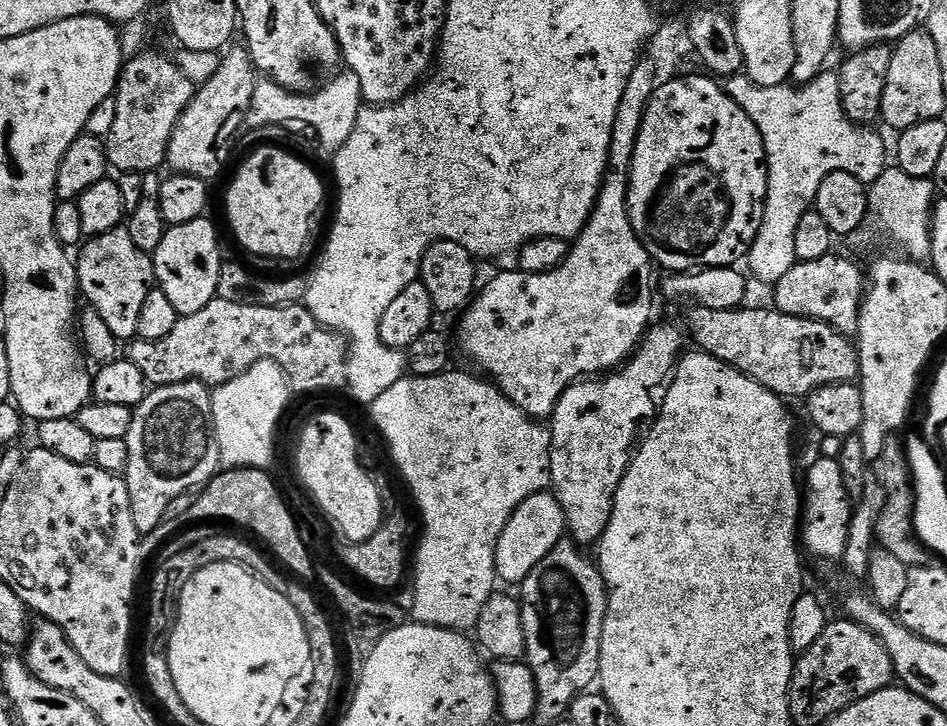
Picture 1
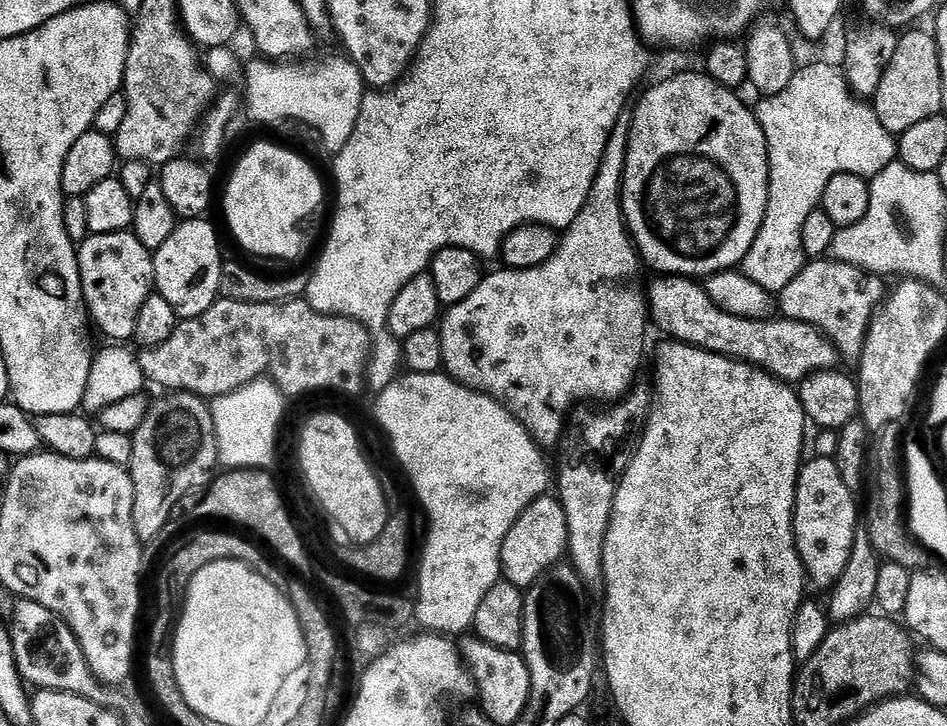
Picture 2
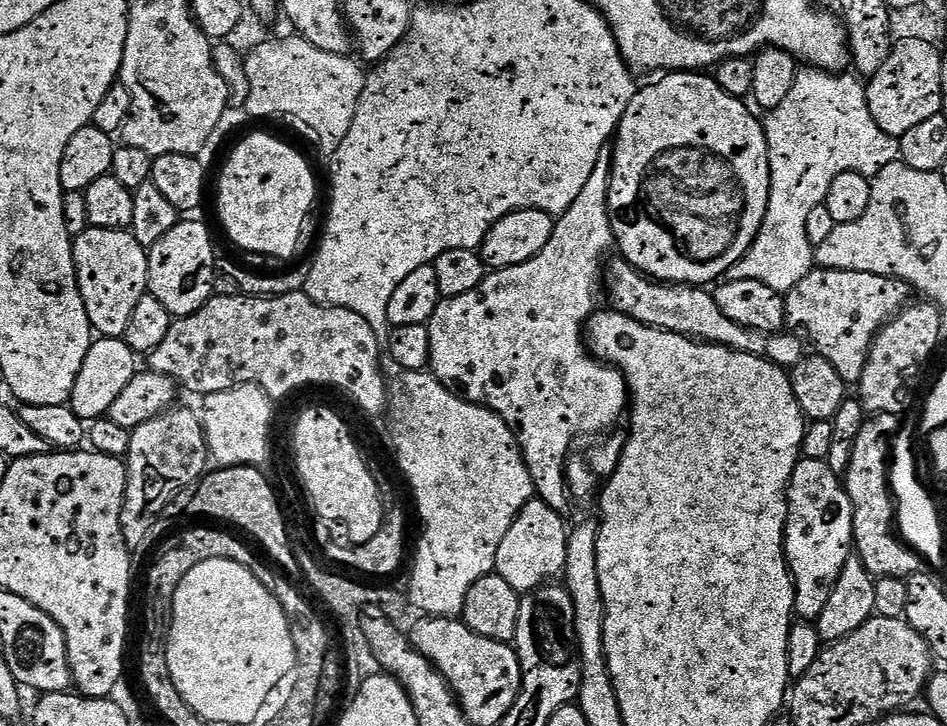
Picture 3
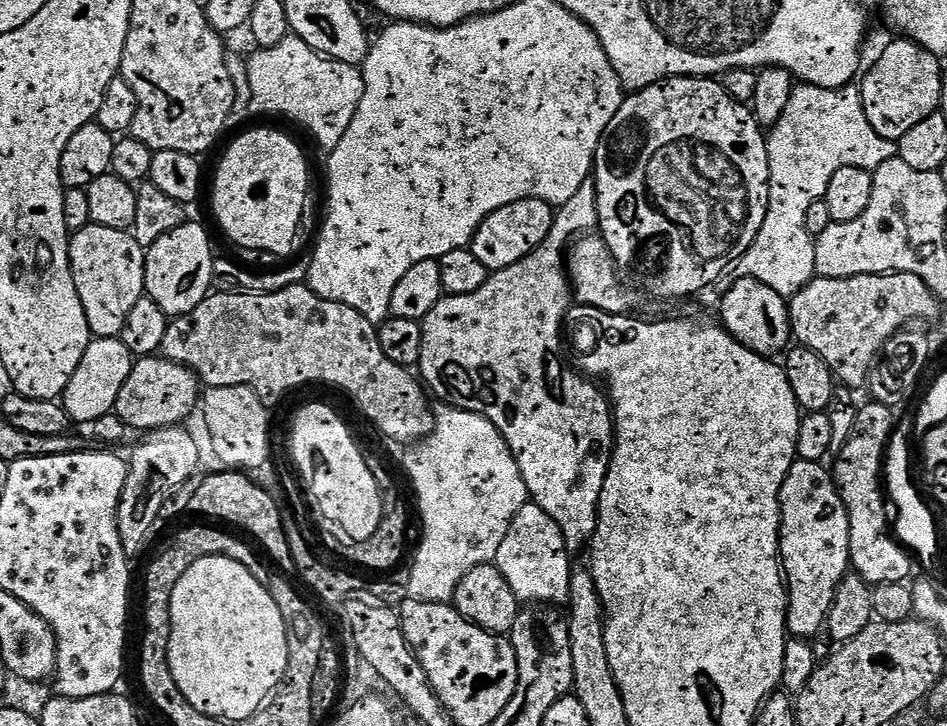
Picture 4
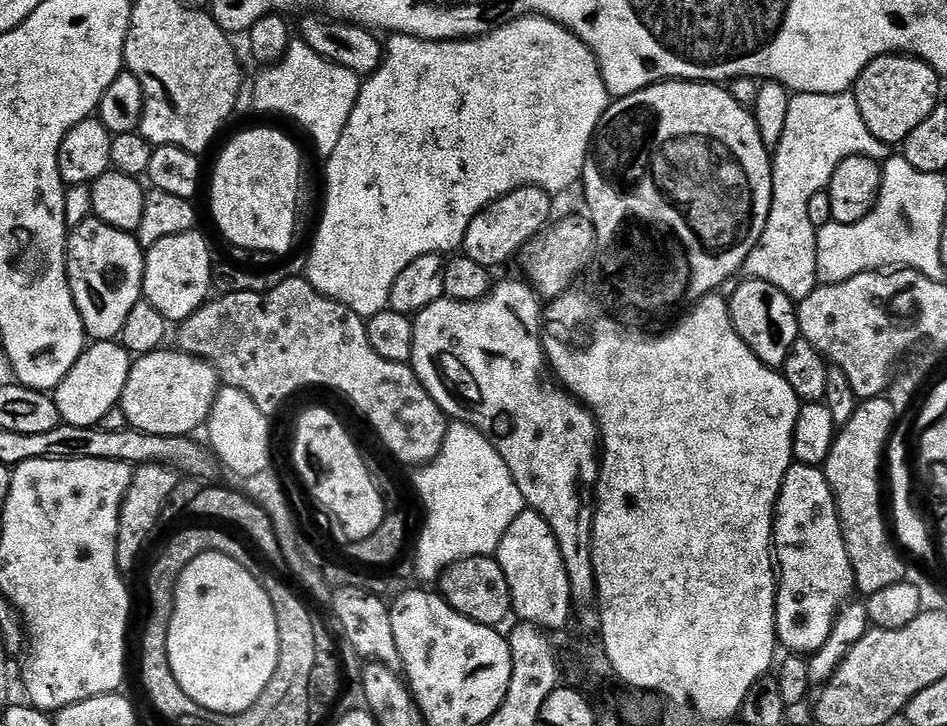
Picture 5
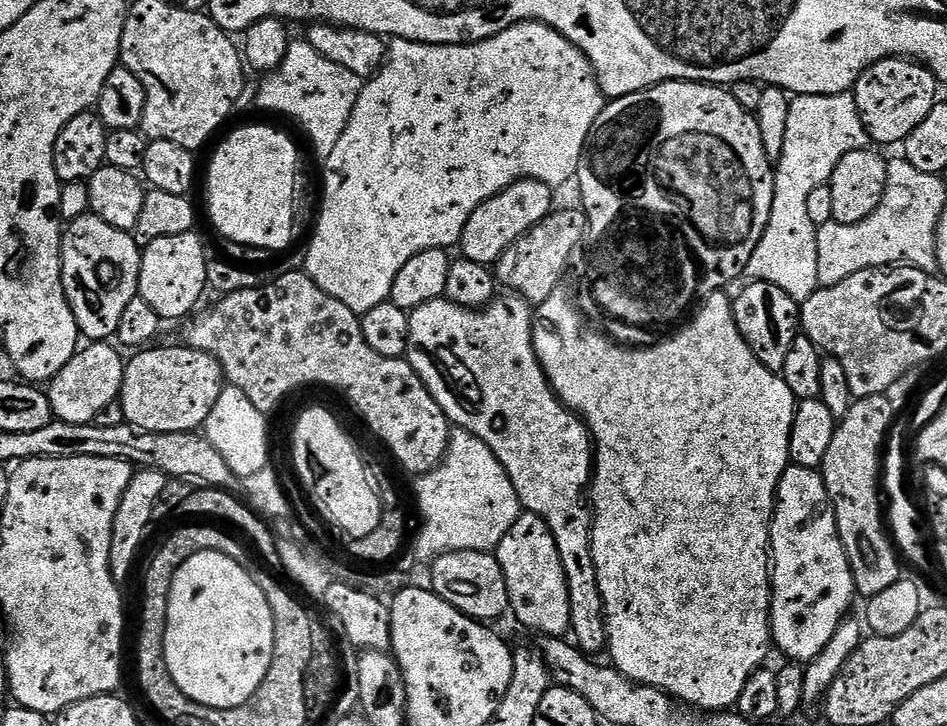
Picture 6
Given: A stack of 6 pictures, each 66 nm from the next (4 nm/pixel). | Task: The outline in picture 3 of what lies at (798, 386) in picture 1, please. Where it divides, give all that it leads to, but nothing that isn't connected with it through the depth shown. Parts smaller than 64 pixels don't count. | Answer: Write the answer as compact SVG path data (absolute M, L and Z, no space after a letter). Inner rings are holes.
M616 258L611 264L612 261L606 268L606 288L608 284L612 291L611 307L640 324L689 336L691 340L703 340L705 344L726 346L735 352L763 356L785 370L791 370L806 355L805 341L791 331L771 334L751 332L749 328L738 326L738 322L730 322L730 318L726 318L726 314L718 310L715 295L707 287L657 282L630 267L623 258Z

